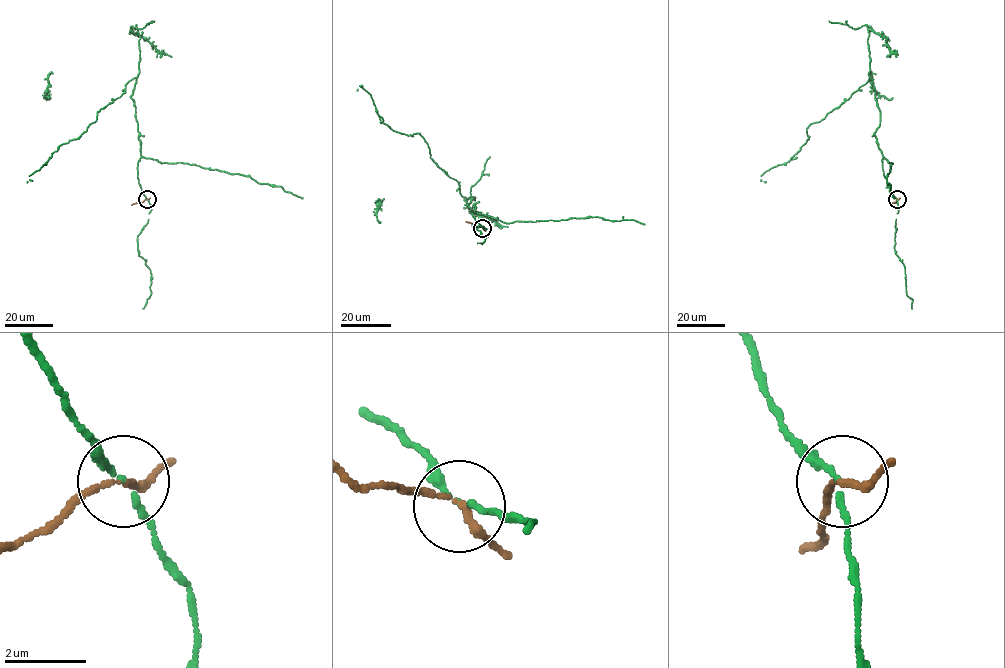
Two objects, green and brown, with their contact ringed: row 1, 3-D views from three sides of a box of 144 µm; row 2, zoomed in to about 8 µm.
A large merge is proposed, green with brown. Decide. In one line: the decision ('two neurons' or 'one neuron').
two neurons

